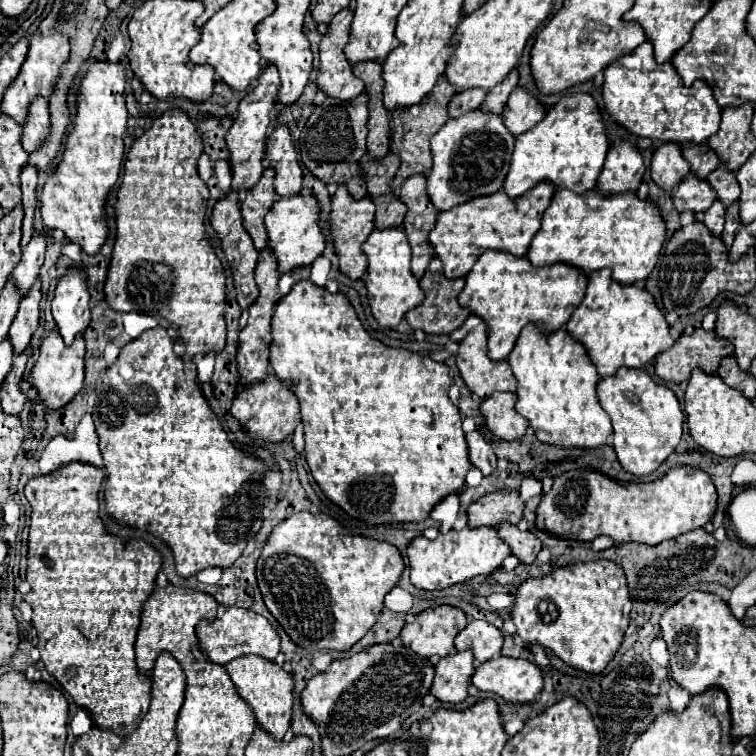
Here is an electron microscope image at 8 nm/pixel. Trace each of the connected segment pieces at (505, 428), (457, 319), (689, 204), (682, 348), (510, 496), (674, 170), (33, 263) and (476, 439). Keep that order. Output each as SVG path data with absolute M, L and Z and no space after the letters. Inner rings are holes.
M494 393L482 401L480 415L496 439L514 441L528 429L528 421L514 411L514 403L514 393Z
M426 273L420 279L420 287L426 297L420 307L406 315L412 329L422 329L432 335L448 335L468 319L468 311L456 303L464 279L444 279L444 275Z
M692 173L688 175L688 179L684 179L684 183L680 183L680 187L676 187L672 199L674 199L674 209L678 213L684 211L704 213L714 203L714 195L708 183L706 181L700 183L700 179L692 179Z
M696 329L692 335L682 335L668 351L656 357L656 375L668 383L682 383L690 379L694 369L714 375L720 361L732 355L734 347L726 339L718 339L714 331Z
M496 491L480 497L468 507L468 527L494 527L500 523L518 525L524 503L516 491Z
M674 143L658 147L650 163L650 177L660 189L670 193L688 173L688 163L684 163L680 147Z
M34 233L30 243L22 249L20 261L12 271L12 277L16 279L22 295L28 293L28 287L36 281L36 275L40 273L42 261L44 261L44 249L46 249L46 237L40 233Z
M472 431L466 435L468 441L468 451L470 451L470 461L476 469L482 471L482 475L490 475L496 469L496 455L492 447L484 441L484 437L478 431Z

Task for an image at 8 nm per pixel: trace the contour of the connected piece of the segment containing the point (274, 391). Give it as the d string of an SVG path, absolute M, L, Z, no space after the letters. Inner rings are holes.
M268 375L266 381L242 389L232 403L230 413L252 435L254 441L264 441L264 443L286 441L290 435L294 435L294 429L300 423L298 399L296 399L294 391L290 391L288 383L280 383L280 379L276 379L276 375Z

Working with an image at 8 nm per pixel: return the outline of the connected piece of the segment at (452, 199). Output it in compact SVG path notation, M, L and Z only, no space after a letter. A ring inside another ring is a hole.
M478 109L462 115L460 119L448 119L430 139L430 151L434 165L426 177L426 187L436 211L442 213L460 203L466 203L468 199L492 195L502 189L504 175L508 173L508 163L514 151L514 135L508 135L500 115Z

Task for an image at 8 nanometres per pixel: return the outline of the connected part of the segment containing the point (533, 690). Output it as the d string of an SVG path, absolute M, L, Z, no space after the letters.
M504 655L494 657L494 659L478 665L474 675L472 675L472 685L476 689L480 689L480 691L494 693L494 695L502 697L510 705L532 703L538 697L538 693L542 691L542 687L544 687L542 673L540 673L540 669L534 663L530 663L526 659L508 659Z

